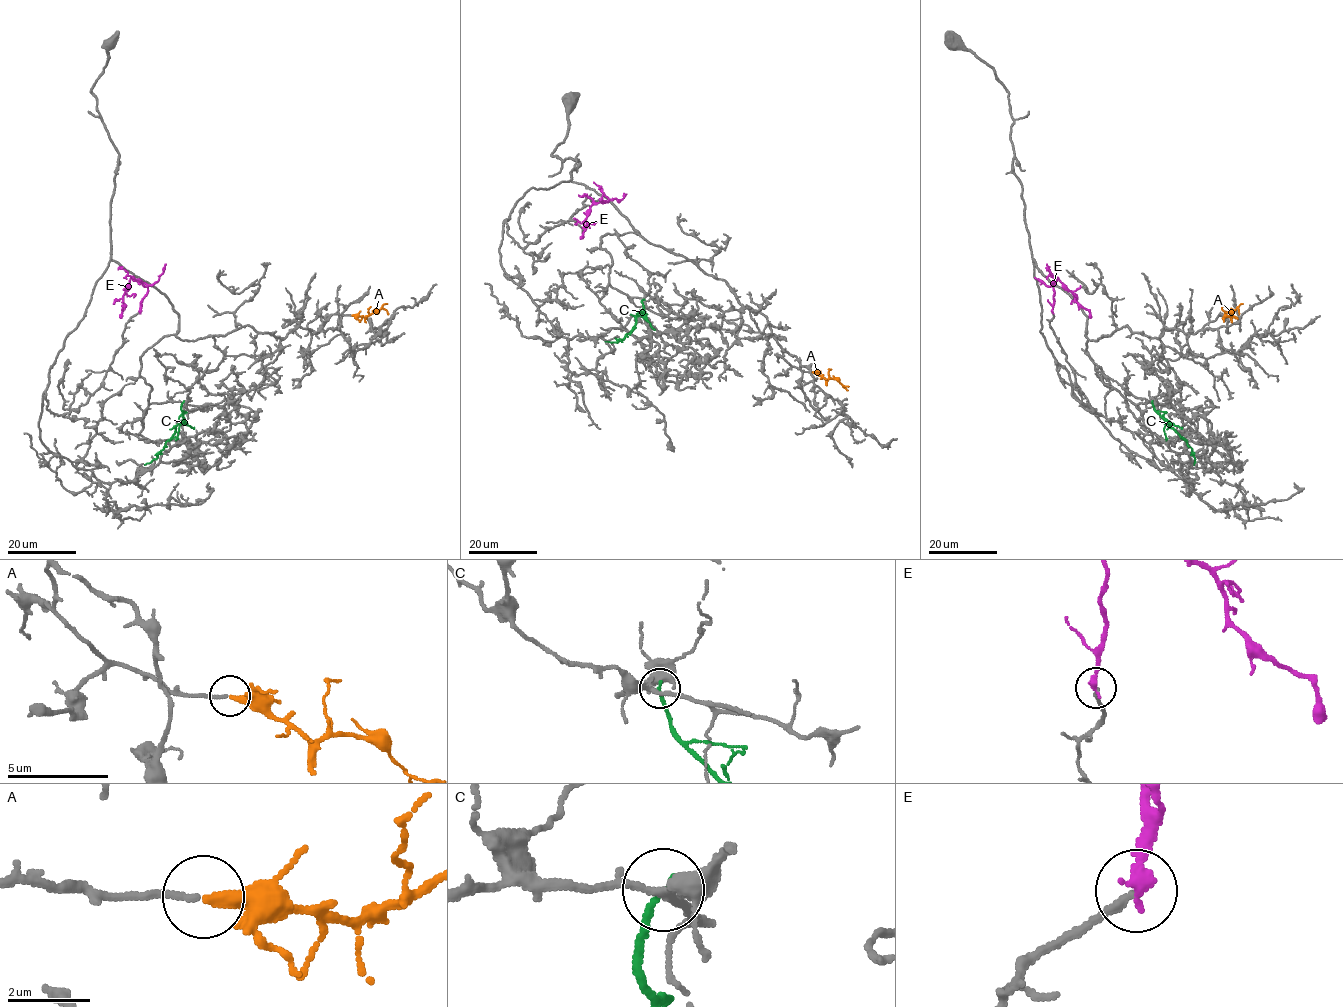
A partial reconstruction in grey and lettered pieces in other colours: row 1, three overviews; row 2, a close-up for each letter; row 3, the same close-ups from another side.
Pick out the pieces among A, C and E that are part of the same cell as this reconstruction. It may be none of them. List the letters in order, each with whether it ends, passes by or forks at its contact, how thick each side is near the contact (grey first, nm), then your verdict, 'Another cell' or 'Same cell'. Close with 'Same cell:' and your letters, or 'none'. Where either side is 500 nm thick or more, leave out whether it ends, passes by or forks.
A: It ends there. Thickness 150 nm (grey) against 320 nm. Same cell
C: It ends there. Thickness 200 nm (grey) against 160 nm. Another cell
E: It ends there. Thickness 220 nm (grey) against 340 nm. Another cell
Same cell: A

